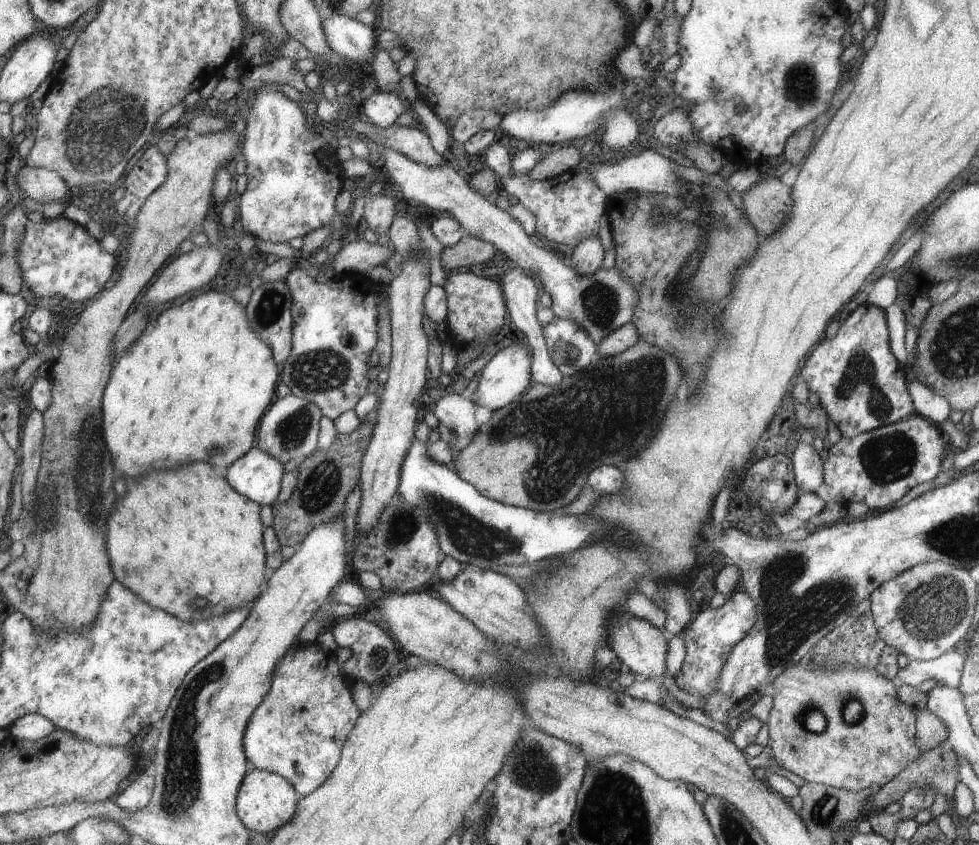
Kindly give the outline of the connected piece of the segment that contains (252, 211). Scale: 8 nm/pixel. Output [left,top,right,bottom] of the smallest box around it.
[239,74,350,243]

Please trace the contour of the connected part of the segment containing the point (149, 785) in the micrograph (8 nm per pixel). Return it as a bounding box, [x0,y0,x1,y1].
[116,772,155,814]

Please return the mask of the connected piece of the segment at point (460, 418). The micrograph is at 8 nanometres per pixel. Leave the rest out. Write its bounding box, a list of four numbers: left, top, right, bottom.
[434,393,478,444]

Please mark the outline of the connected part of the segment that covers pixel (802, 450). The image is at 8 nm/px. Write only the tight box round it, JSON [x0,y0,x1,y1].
[790,442,823,494]

